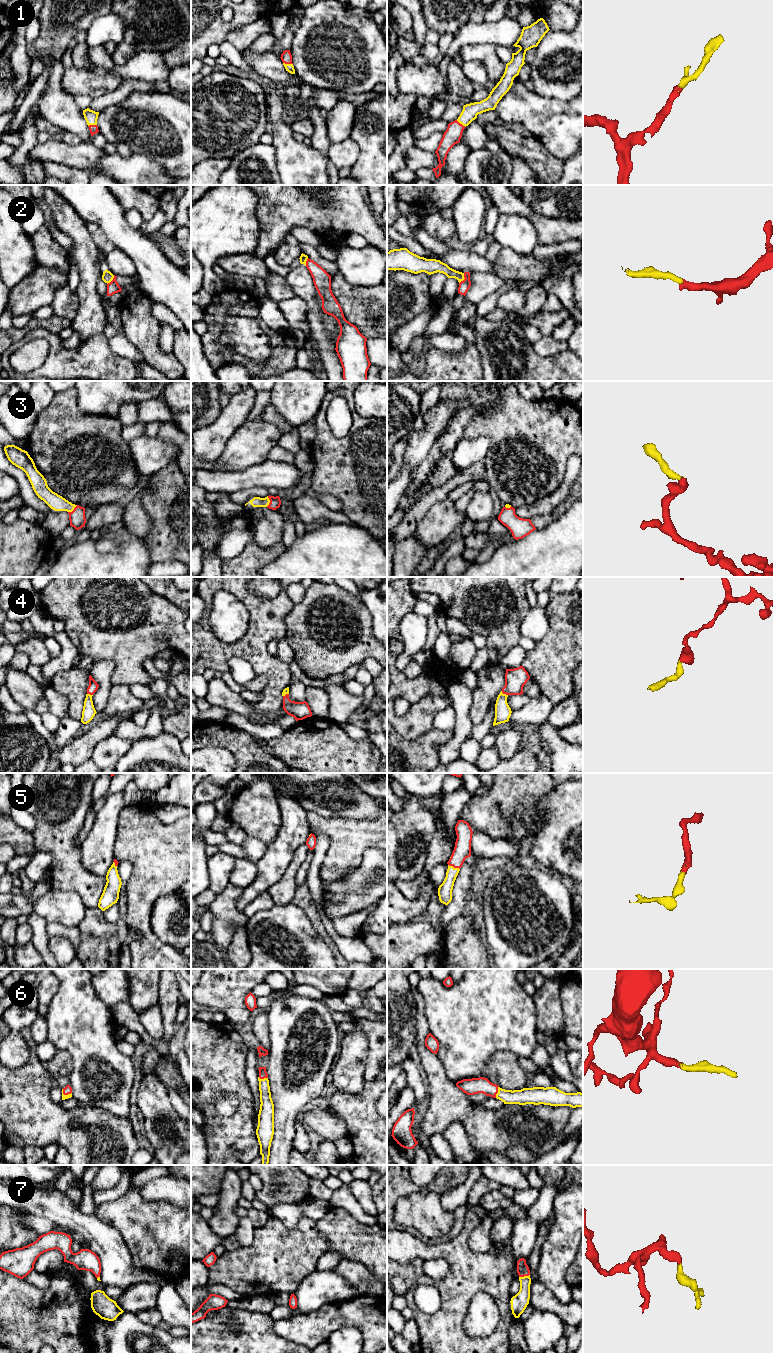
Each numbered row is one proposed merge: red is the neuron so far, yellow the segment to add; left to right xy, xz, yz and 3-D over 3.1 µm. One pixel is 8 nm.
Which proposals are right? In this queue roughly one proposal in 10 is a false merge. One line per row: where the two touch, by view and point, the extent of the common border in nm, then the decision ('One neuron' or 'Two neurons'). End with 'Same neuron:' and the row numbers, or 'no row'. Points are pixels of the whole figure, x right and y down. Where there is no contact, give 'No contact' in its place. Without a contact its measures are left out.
1: Touches red at xz (288, 63). Shared border 80 nm. One neuron
2: Touches red at yz (464, 277). Shared border 100 nm. Two neurons
3: Touches red at xz (270, 501). Shared border 90 nm. One neuron
4: Touches red at yz (504, 693). Shared border 70 nm. One neuron
5: Touches red at yz (454, 867). Shared border 100 nm. One neuron
6: Touches red at yz (497, 1092). Shared border 100 nm. One neuron
7: Touches red at yz (524, 1275). Shared border 90 nm. One neuron
Same neuron: 1, 3, 4, 5, 6, 7

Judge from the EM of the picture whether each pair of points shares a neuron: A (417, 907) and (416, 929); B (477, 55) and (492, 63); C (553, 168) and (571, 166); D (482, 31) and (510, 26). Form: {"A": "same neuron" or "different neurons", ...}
{"A": "different neurons", "B": "same neuron", "C": "different neurons", "D": "same neuron"}

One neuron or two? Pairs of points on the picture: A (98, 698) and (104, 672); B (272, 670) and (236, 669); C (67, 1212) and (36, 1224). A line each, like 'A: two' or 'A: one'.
A: one
B: two
C: two

